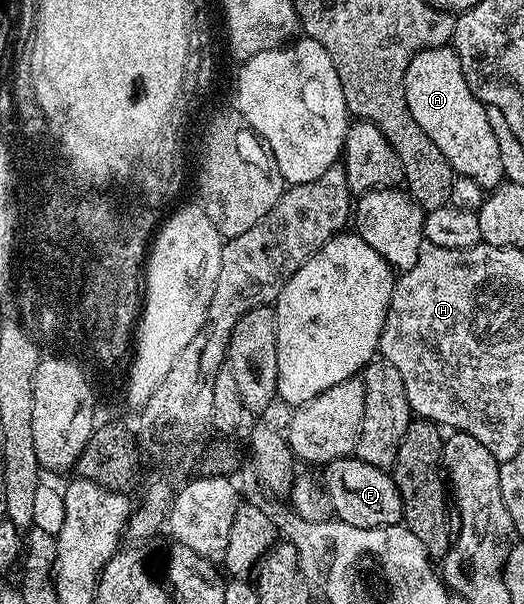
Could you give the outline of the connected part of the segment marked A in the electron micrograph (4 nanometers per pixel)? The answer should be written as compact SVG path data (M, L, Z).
M452 46L428 47L411 57L411 65L407 65L405 74L405 96L415 125L435 141L439 153L447 157L454 176L471 177L471 181L486 189L501 184L505 174L503 161L499 161L495 129L491 129L487 107L471 93L471 85L467 85L467 77L463 77L459 57Z

